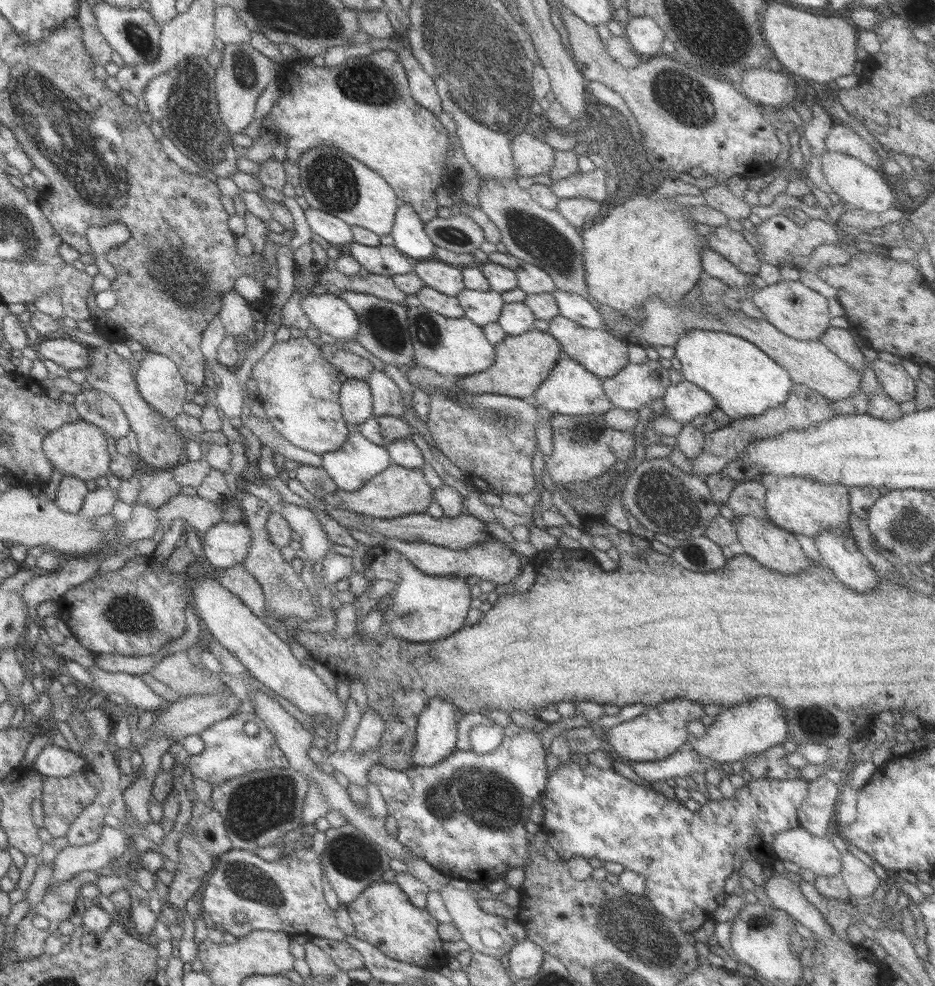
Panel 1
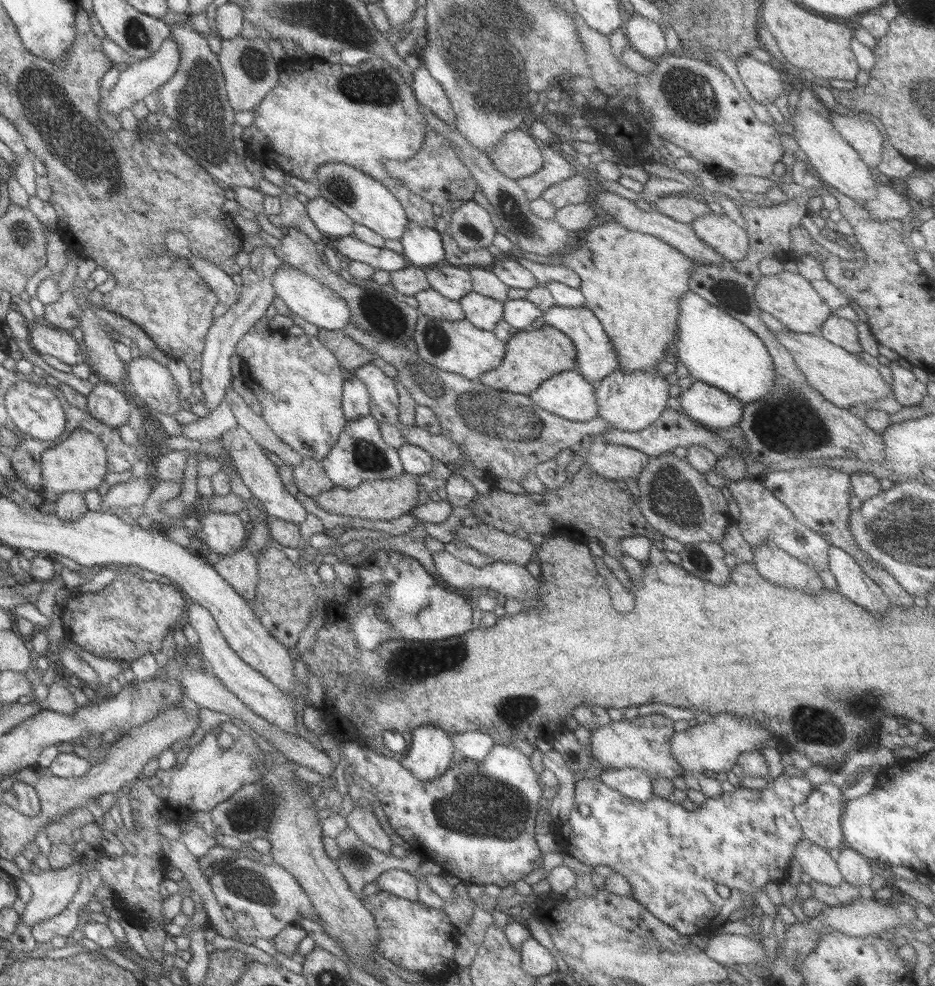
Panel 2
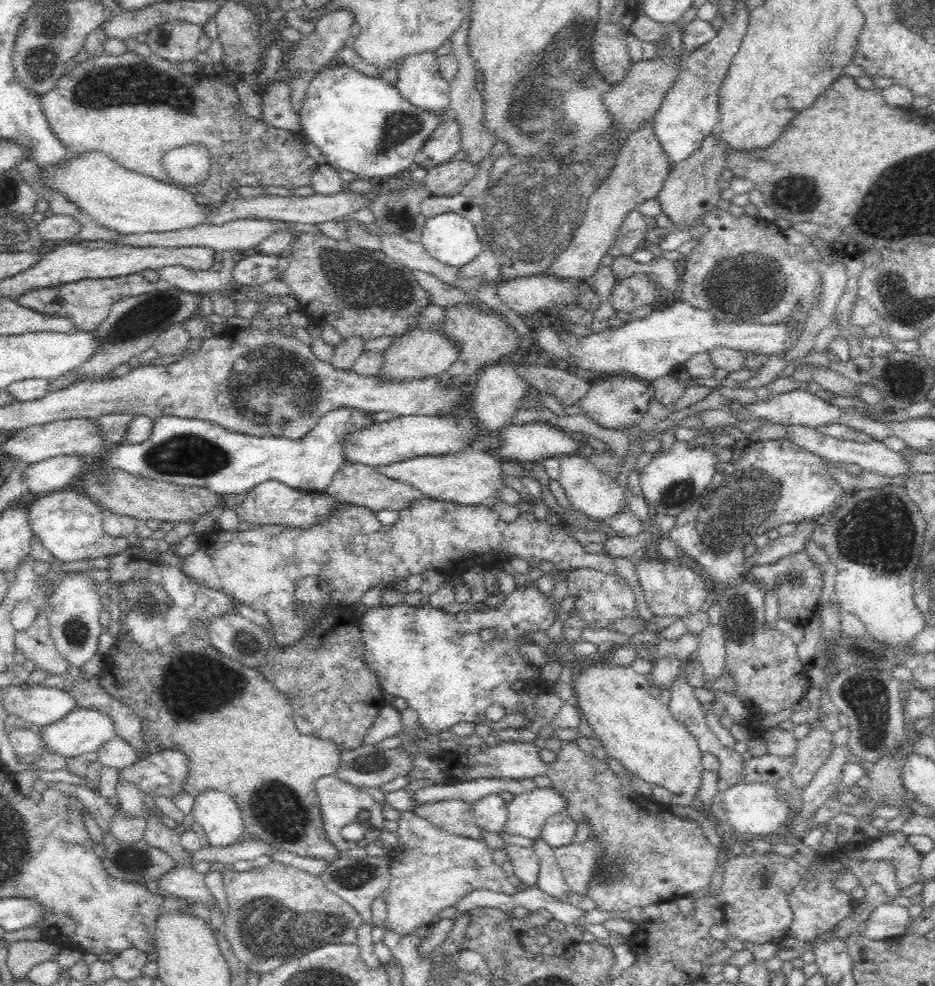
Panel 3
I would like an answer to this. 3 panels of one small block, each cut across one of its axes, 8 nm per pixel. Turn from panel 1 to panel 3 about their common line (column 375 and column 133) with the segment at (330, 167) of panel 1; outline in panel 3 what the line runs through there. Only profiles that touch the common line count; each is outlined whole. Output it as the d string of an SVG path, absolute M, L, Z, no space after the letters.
M99 152L86 156L72 155L68 164L54 170L40 171L57 192L82 208L92 221L124 236L194 231L211 225L208 212L196 204L186 188L128 172Z

